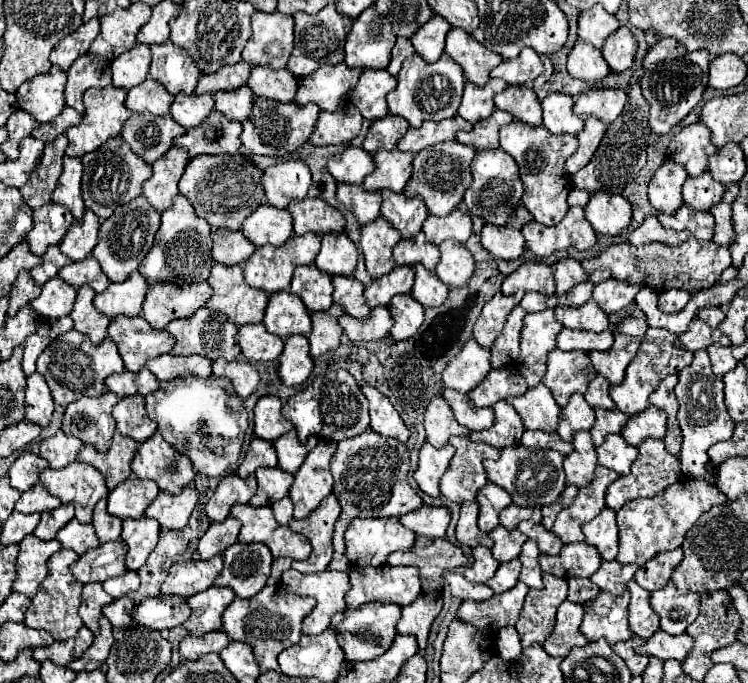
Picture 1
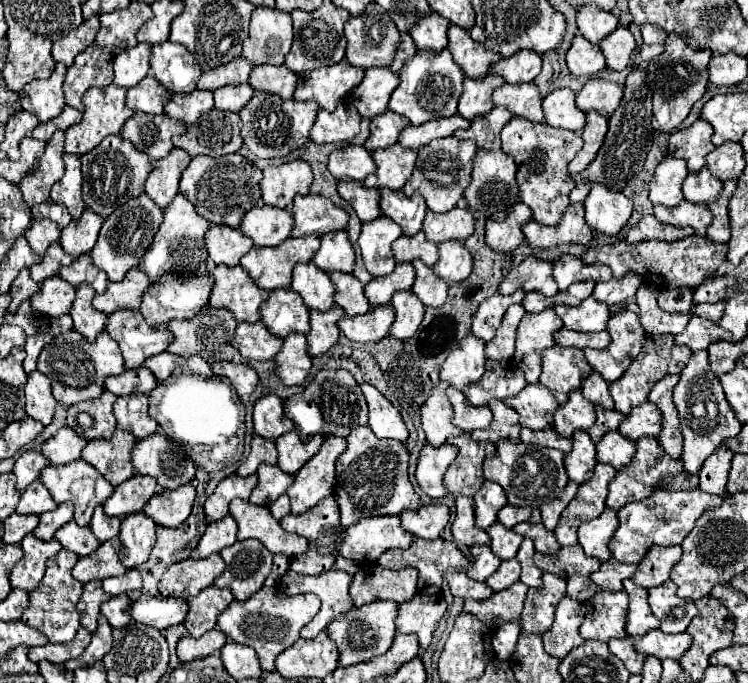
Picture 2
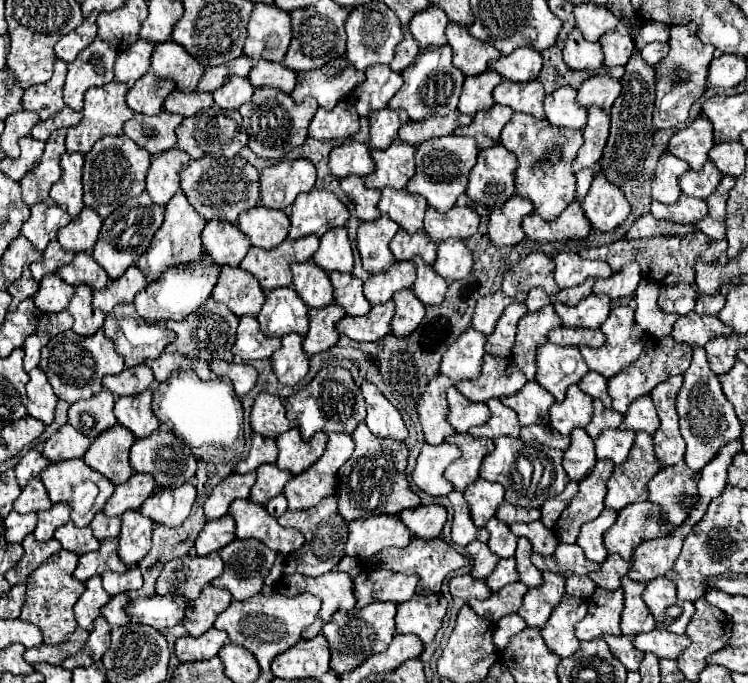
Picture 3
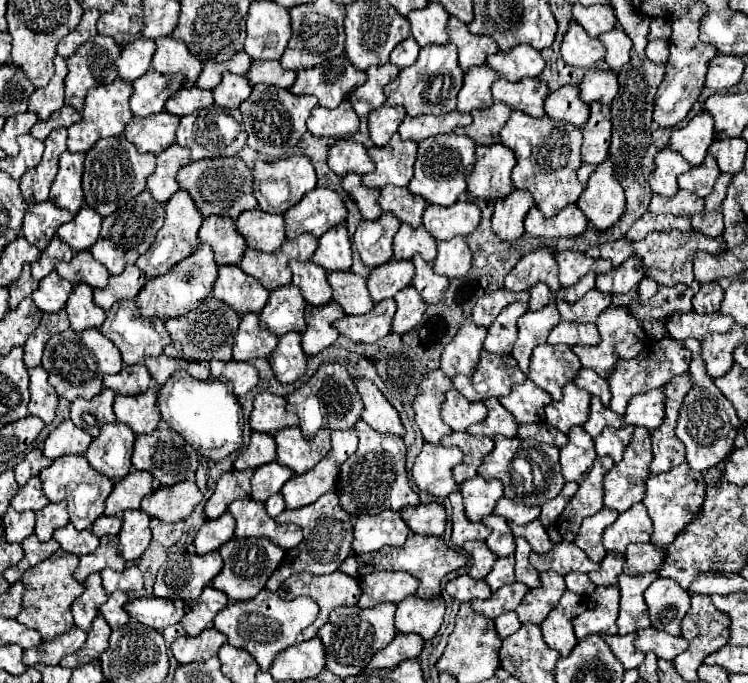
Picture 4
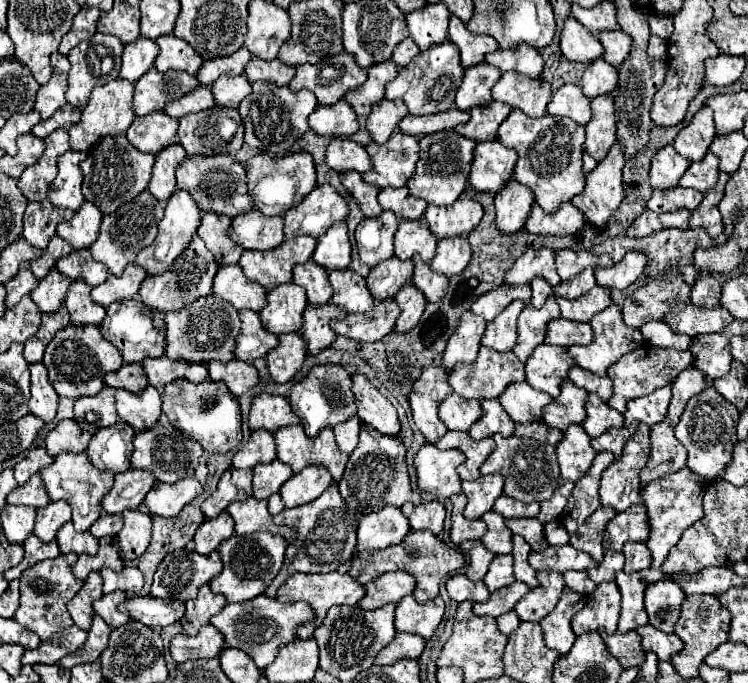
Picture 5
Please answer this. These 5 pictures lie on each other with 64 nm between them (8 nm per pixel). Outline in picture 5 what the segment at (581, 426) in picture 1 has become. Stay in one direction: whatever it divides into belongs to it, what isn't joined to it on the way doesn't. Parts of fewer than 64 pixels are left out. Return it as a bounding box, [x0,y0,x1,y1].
[544,380,586,432]

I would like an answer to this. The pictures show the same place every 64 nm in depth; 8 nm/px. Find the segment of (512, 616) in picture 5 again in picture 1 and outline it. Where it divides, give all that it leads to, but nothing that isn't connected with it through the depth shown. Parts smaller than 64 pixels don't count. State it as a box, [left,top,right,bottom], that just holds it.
[496,628,522,662]

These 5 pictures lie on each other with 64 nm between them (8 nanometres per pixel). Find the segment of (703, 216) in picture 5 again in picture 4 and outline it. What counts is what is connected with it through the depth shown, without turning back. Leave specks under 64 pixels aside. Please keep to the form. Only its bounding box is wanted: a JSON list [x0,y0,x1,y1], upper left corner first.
[692,174,732,238]

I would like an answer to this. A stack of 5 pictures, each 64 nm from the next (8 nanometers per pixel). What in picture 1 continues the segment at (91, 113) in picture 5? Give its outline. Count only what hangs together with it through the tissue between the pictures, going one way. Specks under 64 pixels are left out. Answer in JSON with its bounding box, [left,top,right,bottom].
[66,88,132,156]

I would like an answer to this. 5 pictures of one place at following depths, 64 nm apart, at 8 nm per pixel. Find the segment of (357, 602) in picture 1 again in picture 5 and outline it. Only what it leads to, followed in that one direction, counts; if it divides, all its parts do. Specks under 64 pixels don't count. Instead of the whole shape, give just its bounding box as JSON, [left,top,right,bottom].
[358,572,416,610]

